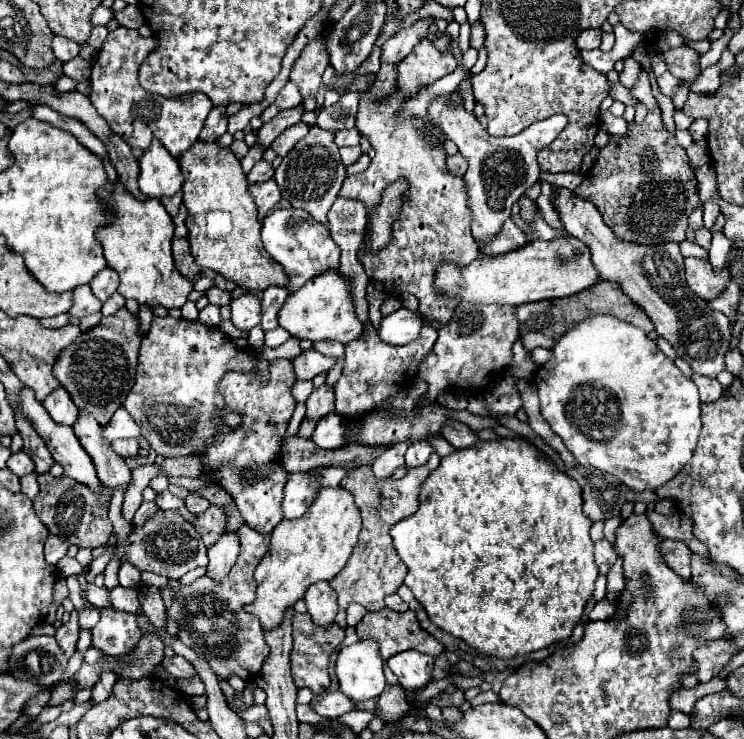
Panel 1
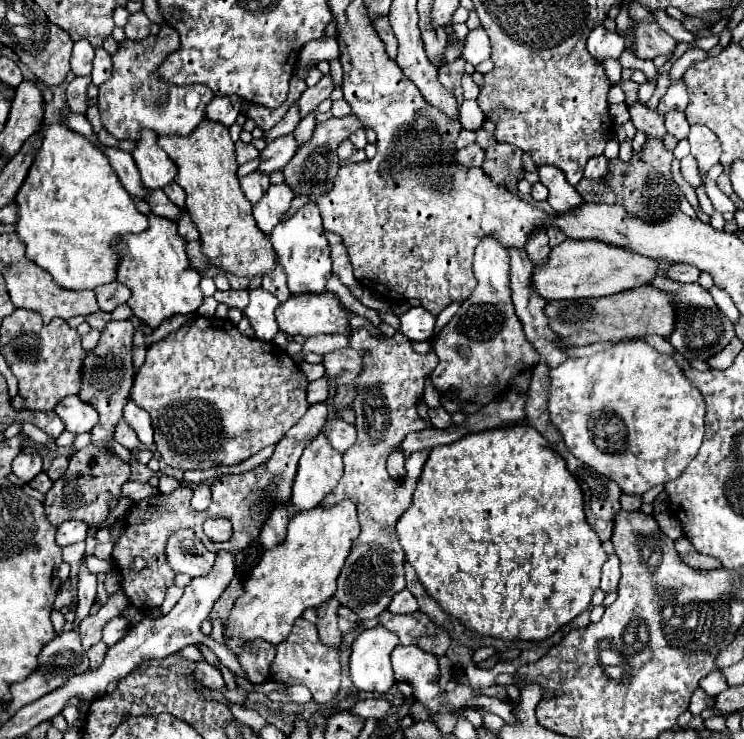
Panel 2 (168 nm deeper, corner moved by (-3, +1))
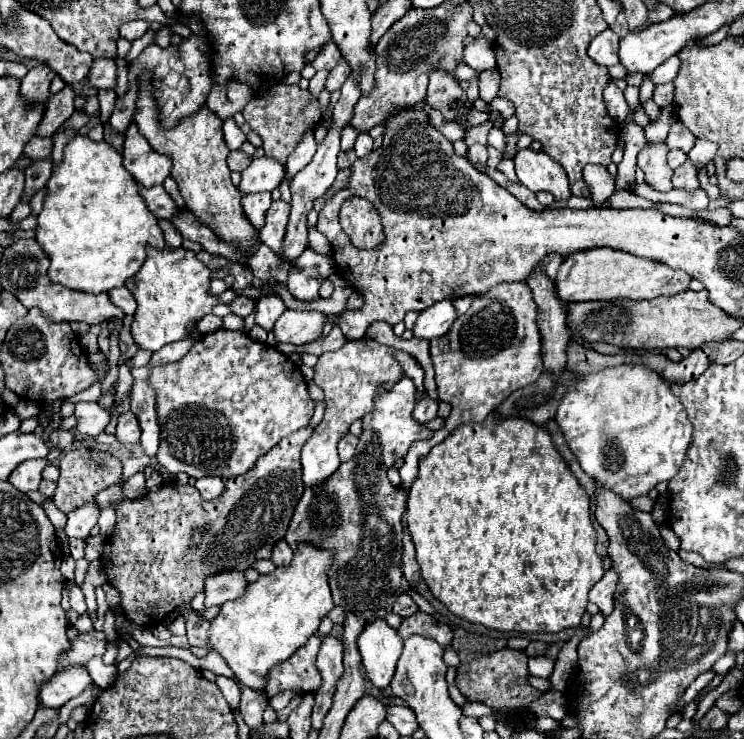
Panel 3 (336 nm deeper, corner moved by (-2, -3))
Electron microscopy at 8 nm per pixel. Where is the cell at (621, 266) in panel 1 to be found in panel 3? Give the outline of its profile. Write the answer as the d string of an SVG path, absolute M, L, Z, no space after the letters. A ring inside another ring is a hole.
M532 148L518 150L514 156L514 164L518 180L532 192L548 190L556 200L566 200L572 196L566 172L546 152Z

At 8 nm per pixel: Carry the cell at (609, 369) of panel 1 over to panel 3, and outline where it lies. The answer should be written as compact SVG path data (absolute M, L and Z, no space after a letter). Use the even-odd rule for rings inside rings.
M614 366L582 376L558 406L556 422L582 470L626 500L646 496L680 470L692 438L682 402L654 370Z

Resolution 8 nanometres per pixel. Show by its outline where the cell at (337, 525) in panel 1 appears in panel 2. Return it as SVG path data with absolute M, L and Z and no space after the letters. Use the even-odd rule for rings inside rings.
M341 500L335 506L317 506L315 510L295 514L289 520L285 540L263 552L245 582L245 596L235 602L229 614L225 638L231 650L239 654L243 644L253 638L263 638L275 646L281 644L303 610L315 608L335 594L337 576L347 560L347 554L351 554L351 546L357 536L359 520L351 500Z

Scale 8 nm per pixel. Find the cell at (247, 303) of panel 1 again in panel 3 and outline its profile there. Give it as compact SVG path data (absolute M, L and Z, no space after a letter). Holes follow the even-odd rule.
M264 296L256 302L256 324L260 324L264 330L272 330L276 318L286 310L284 302L280 296Z

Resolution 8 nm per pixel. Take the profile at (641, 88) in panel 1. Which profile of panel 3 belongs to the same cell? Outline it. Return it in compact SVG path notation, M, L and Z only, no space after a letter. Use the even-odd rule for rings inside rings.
M674 122L674 126L670 128L666 146L690 152L692 146L694 146L694 142L696 142L696 136L690 130L686 130L686 126L682 126L682 122Z

